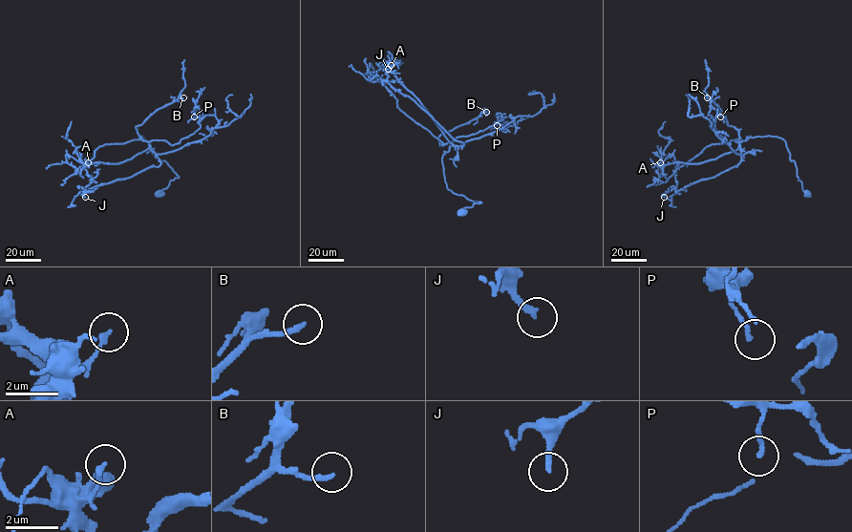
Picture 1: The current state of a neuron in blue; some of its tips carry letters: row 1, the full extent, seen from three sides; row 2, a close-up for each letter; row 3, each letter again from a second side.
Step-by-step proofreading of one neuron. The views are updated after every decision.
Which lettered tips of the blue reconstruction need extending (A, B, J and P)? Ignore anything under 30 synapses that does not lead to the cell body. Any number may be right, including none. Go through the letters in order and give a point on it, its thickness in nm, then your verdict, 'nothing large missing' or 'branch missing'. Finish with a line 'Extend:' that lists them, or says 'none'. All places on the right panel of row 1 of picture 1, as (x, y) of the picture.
A: place (660, 162); calibre 180 nm; nothing large missing
B: place (707, 97); calibre 180 nm; branch missing
J: place (664, 197); calibre 200 nm; nothing large missing
P: place (720, 117); calibre 140 nm; nothing large missing
Extend: B

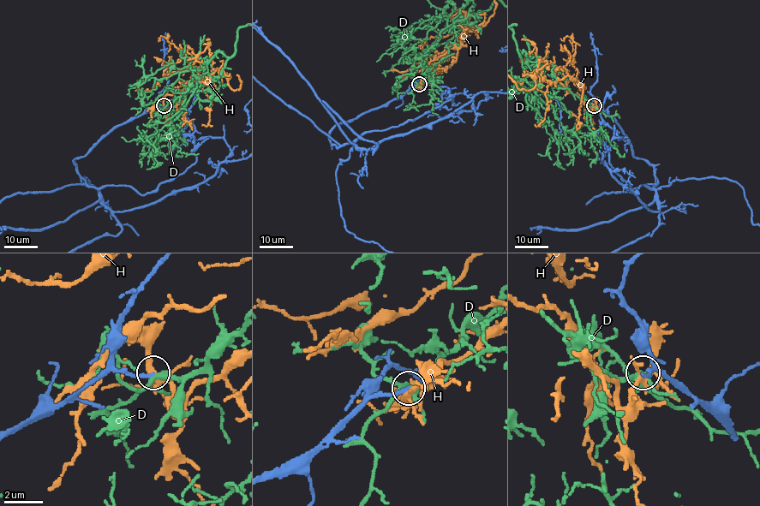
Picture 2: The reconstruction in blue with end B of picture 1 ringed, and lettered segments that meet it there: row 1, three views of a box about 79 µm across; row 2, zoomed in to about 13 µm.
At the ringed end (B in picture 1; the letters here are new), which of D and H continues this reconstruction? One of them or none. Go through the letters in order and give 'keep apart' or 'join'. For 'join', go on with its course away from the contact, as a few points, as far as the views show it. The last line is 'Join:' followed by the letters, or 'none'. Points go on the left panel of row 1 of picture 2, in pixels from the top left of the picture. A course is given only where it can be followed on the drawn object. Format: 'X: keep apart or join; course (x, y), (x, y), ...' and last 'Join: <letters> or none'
D: keep apart
H: keep apart
Join: none

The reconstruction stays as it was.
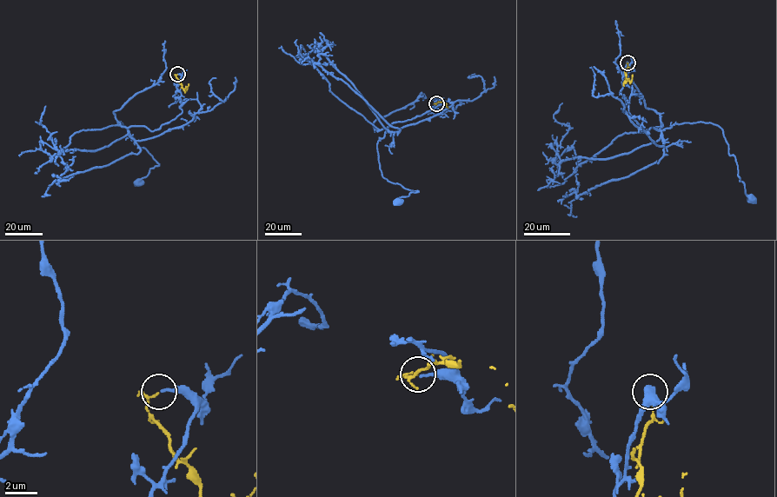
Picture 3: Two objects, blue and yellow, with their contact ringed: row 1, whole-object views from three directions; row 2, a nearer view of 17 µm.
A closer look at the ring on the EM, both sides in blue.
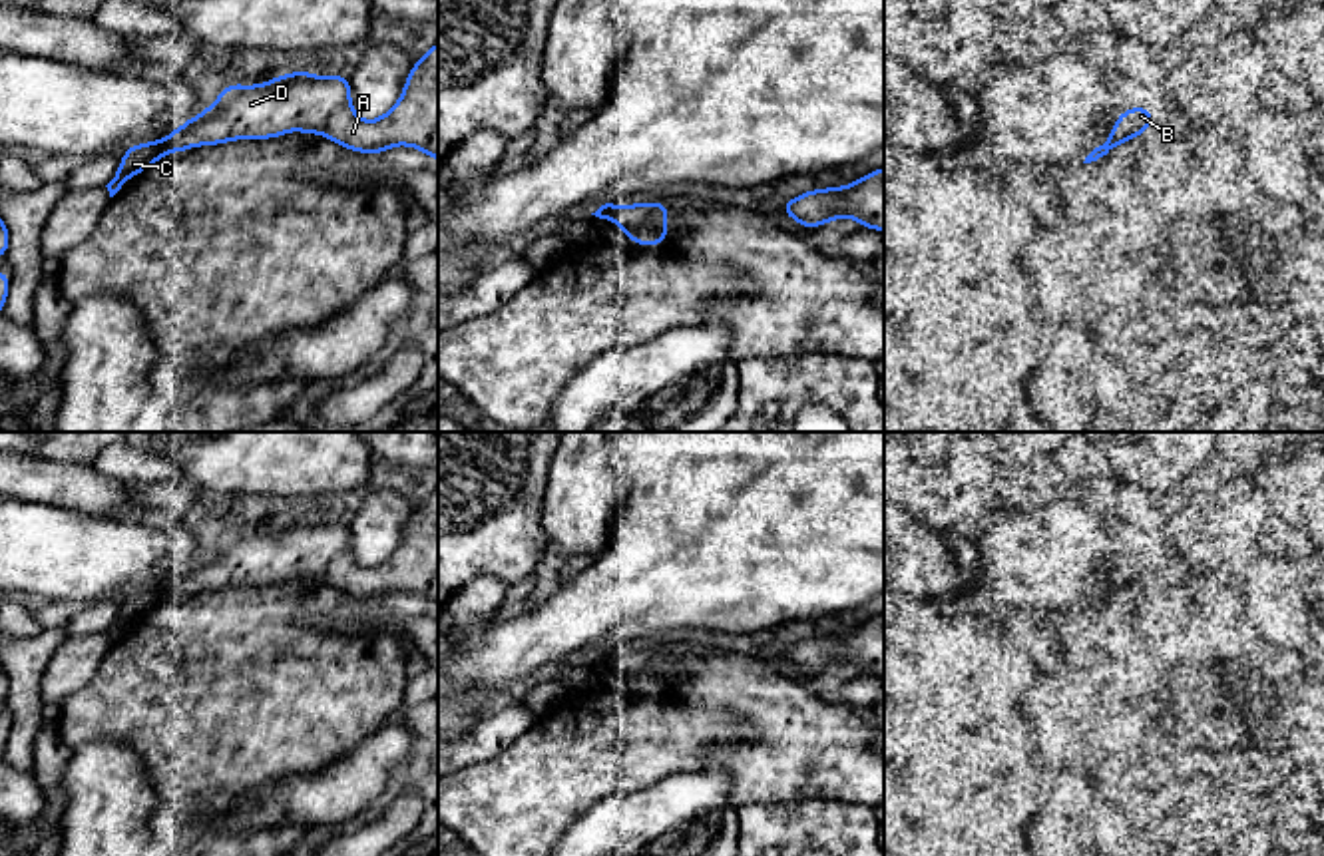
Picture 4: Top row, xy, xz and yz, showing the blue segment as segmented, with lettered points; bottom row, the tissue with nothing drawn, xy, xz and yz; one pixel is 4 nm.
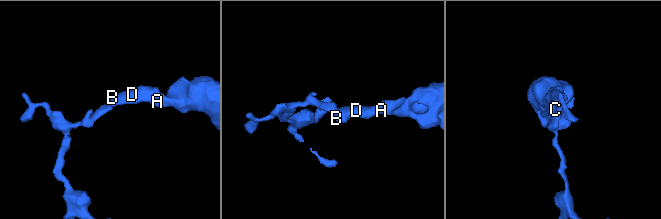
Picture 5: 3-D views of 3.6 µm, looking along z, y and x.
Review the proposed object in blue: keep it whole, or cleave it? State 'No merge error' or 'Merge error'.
Merge error

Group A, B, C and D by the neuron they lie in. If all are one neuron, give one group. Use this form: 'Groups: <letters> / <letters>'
Groups: A B D / C

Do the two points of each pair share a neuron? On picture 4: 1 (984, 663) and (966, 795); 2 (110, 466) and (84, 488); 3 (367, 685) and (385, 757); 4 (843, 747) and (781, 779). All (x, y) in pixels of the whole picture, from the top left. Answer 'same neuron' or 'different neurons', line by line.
1: same neuron
2: different neurons
3: different neurons
4: same neuron

